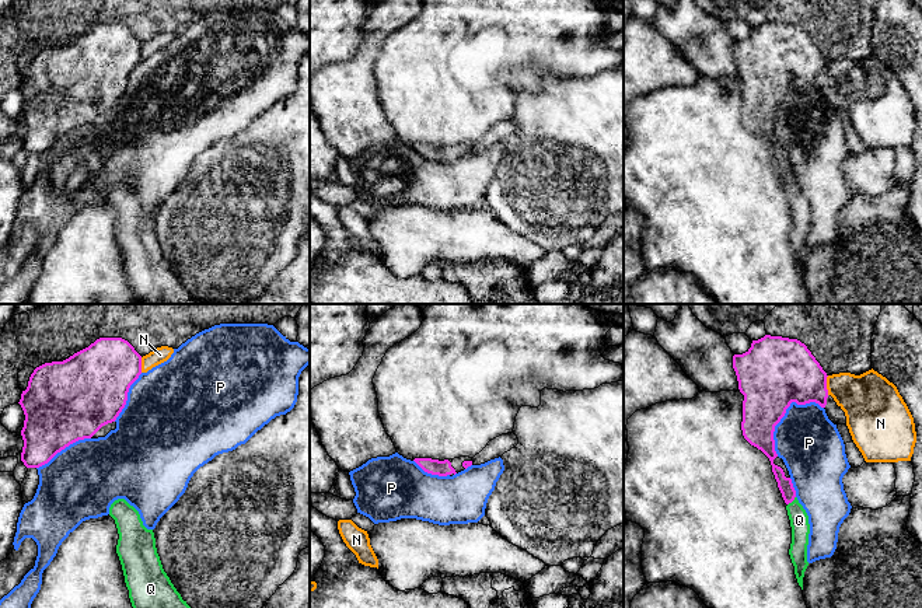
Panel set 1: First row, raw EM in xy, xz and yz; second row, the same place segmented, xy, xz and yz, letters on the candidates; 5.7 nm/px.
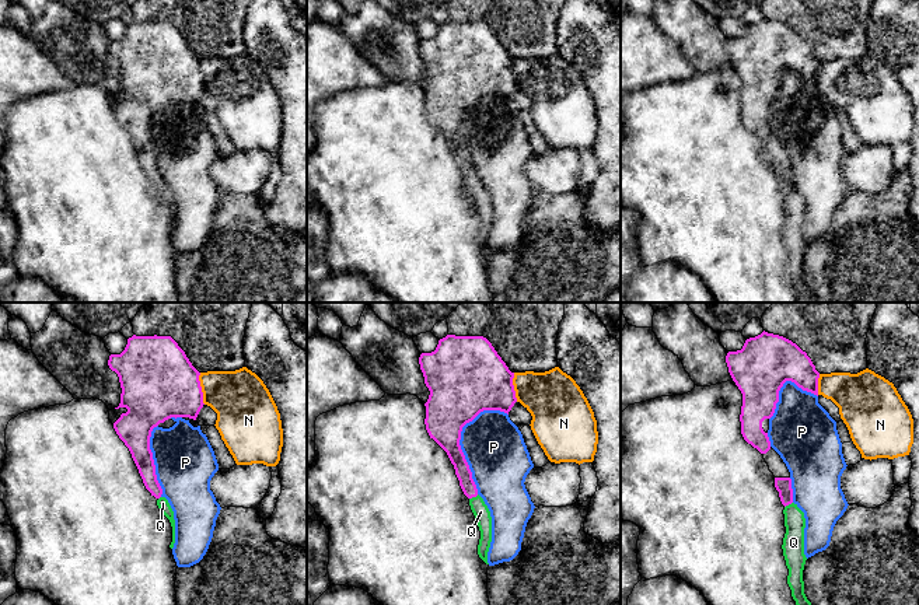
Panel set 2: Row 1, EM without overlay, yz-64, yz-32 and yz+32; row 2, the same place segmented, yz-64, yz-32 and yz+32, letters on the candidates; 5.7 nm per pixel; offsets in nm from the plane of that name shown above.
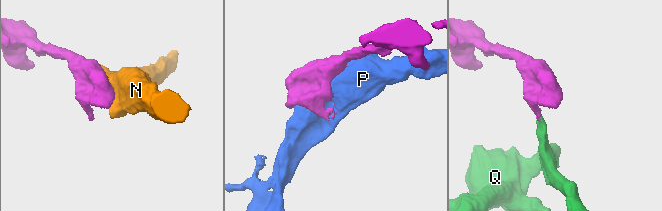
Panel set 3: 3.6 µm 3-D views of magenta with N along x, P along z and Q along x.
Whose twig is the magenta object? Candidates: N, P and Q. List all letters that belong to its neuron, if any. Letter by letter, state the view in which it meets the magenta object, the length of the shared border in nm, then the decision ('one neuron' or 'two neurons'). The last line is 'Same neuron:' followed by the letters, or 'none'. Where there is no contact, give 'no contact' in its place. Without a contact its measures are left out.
N: contact in yz; length 110 nm; two neurons
P: contact in yz; length 400 nm; two neurons
Q: contact in yz; length 70 nm; one neuron
Same neuron: Q

